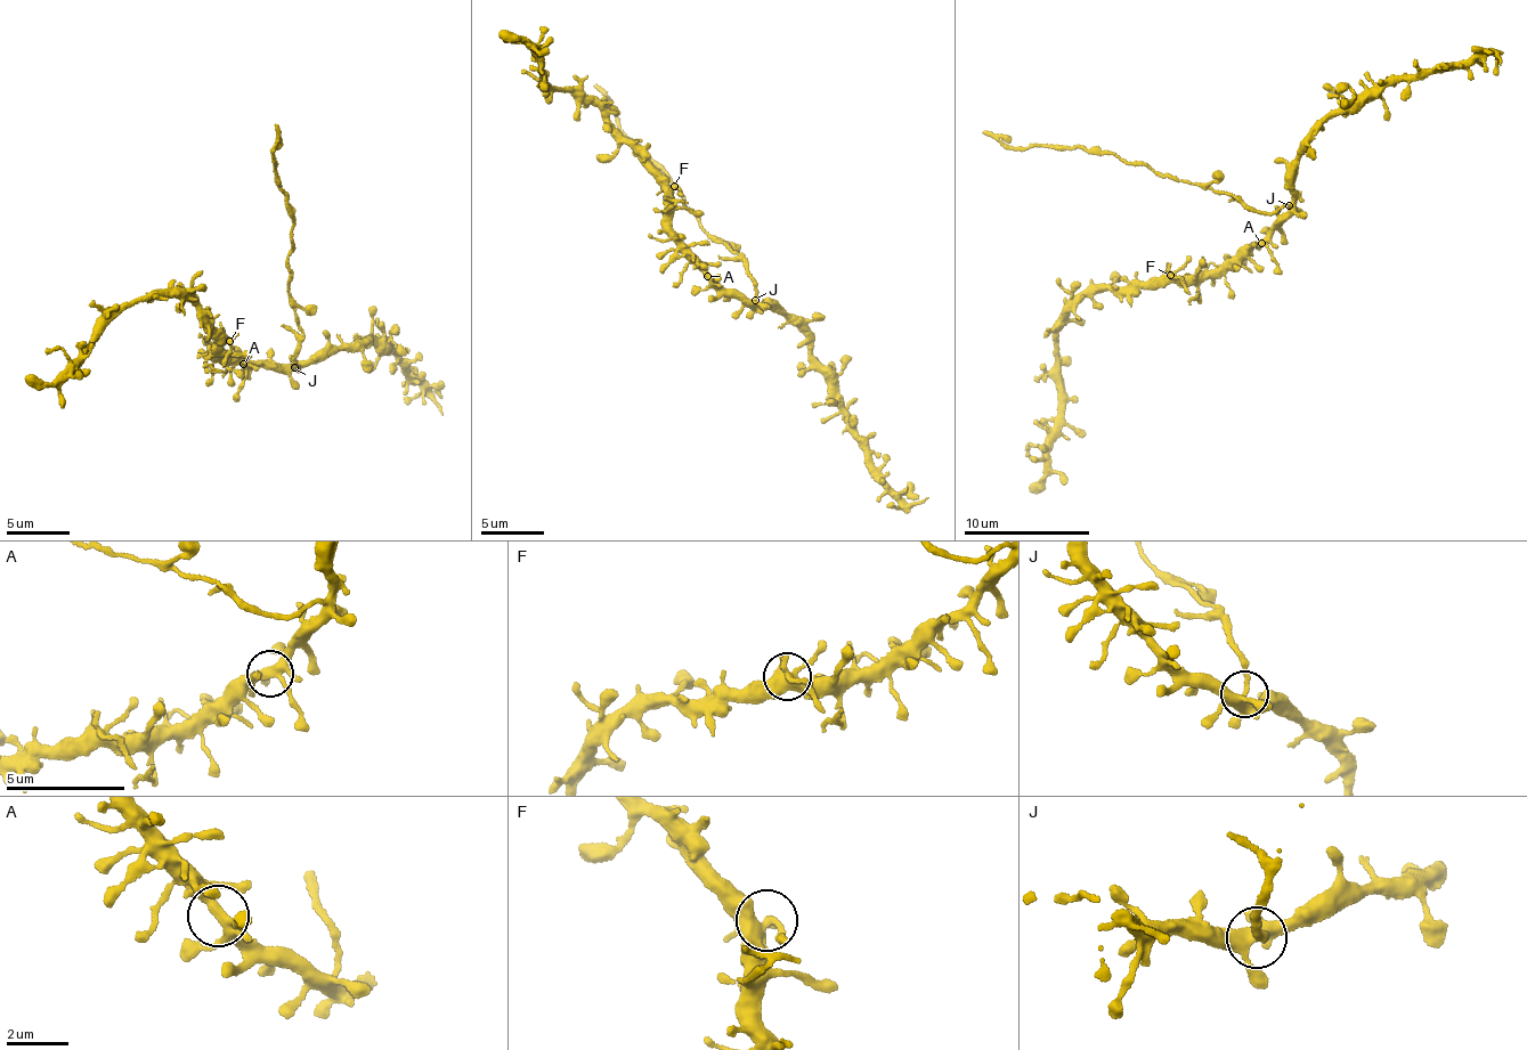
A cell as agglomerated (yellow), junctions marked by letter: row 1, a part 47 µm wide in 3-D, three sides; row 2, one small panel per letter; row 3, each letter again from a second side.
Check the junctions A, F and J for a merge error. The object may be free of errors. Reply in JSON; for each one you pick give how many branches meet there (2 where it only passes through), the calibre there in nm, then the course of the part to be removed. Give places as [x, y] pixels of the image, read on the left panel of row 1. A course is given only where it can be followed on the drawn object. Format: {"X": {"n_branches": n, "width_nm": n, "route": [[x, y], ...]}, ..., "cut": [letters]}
{"J": {"n_branches": 7, "width_nm": 360, "route": [[293, 368], [303, 339], [289, 290], [294, 218], [274, 155], [279, 133], [276, 124]]}, "cut": ["J"]}

